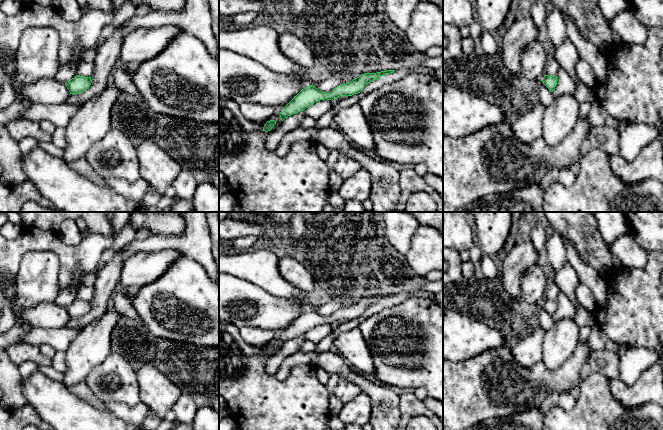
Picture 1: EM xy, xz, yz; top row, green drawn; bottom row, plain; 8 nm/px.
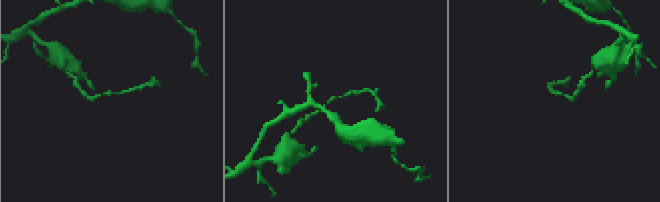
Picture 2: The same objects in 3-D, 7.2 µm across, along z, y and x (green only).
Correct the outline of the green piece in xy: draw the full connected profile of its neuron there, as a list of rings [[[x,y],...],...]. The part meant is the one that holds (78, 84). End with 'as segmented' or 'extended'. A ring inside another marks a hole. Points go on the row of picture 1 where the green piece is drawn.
[[[76,75],[71,80],[65,82],[70,94],[80,94],[86,91],[92,83],[91,77],[84,77]]] | as segmented

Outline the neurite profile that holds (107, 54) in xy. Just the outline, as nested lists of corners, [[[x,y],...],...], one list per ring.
[[[125,23],[111,33],[97,48],[94,60],[94,71],[91,76],[90,87],[80,93],[71,94],[66,103],[80,105],[100,94],[108,87],[109,77],[115,69],[120,50],[124,41],[123,27]]]

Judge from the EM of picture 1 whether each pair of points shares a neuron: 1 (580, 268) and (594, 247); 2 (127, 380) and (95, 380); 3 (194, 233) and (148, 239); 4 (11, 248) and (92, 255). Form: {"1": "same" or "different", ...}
{"1": "different", "2": "same", "3": "same", "4": "same"}

